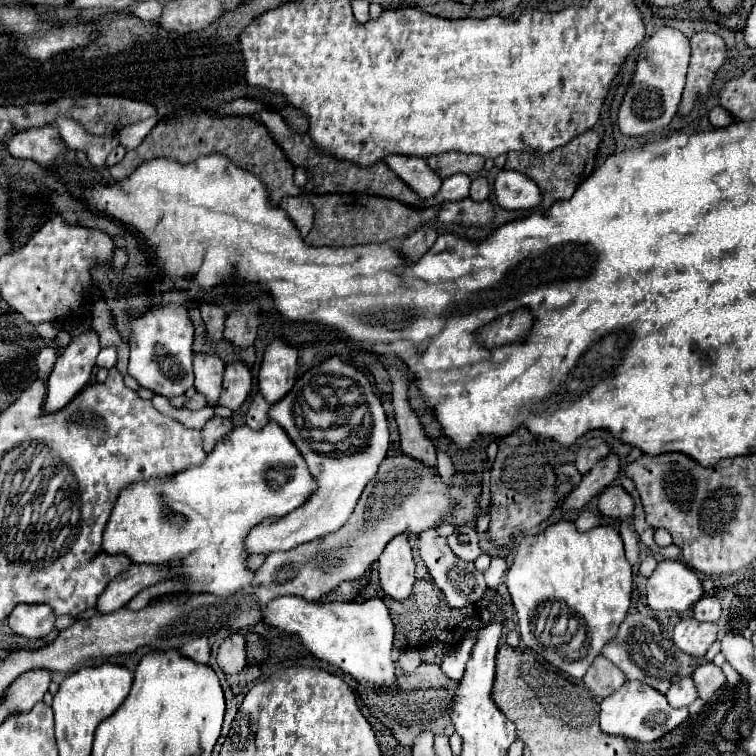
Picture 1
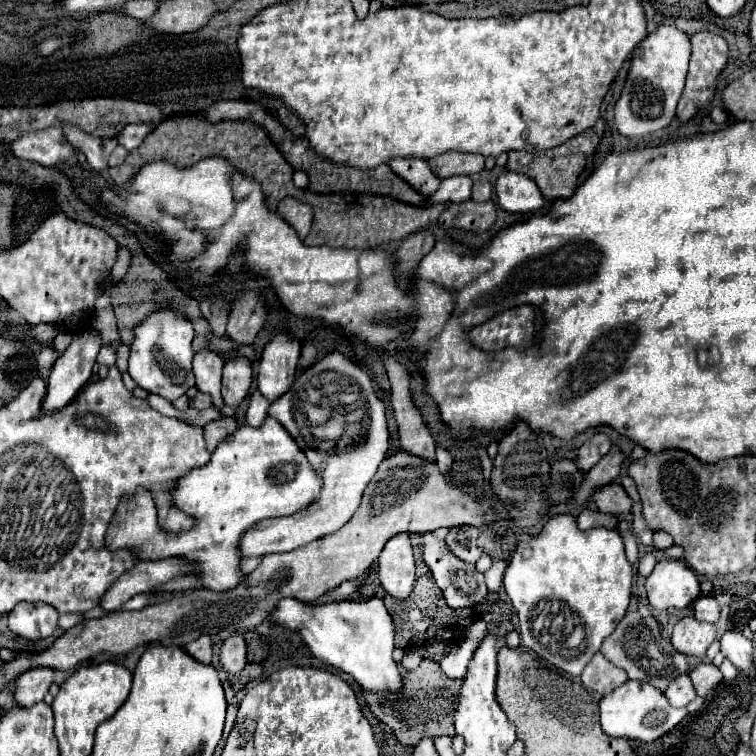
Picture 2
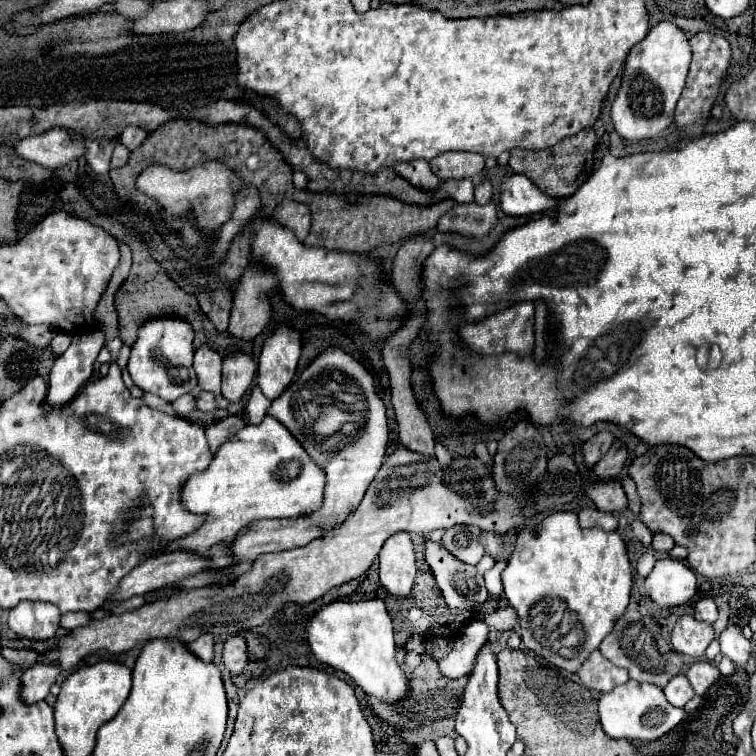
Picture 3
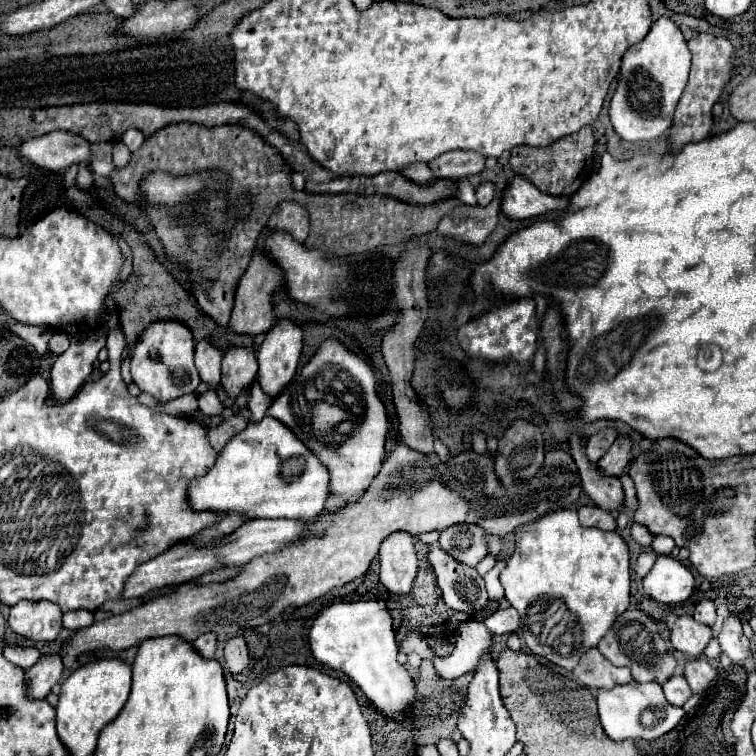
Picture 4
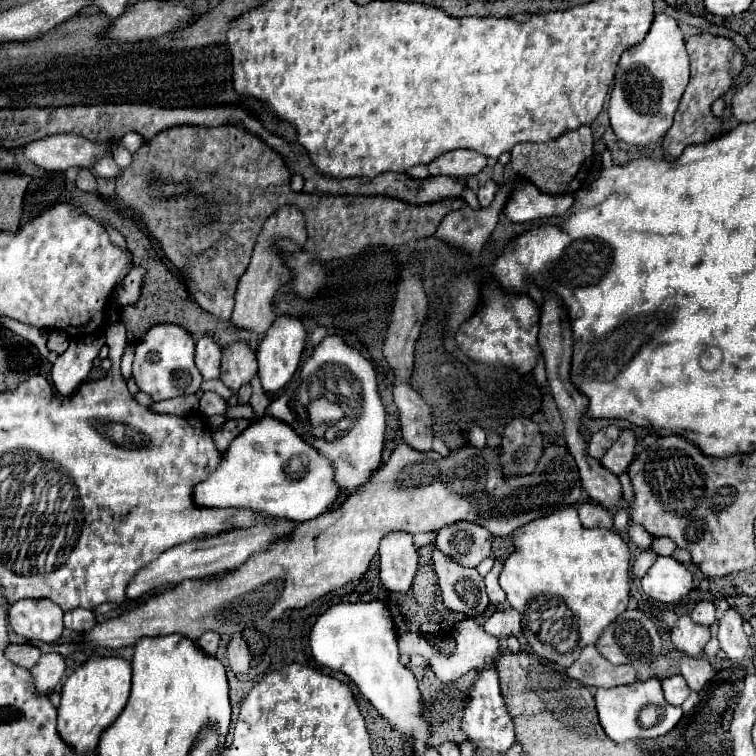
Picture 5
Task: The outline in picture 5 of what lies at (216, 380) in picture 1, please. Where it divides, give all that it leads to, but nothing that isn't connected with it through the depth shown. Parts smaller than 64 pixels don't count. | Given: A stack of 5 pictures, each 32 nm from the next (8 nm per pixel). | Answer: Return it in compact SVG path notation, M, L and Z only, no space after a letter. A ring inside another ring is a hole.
M202 336L196 342L196 368L204 380L216 380L220 376L220 356L222 350L212 336Z

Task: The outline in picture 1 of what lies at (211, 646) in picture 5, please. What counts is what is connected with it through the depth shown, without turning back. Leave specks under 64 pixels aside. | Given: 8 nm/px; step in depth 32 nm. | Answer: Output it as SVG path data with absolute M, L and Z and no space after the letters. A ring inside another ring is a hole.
M204 636L202 638L196 638L196 640L188 642L188 644L184 644L180 648L180 654L186 656L186 658L190 658L190 660L194 660L194 662L198 662L198 664L206 664L208 658L210 658L208 640Z

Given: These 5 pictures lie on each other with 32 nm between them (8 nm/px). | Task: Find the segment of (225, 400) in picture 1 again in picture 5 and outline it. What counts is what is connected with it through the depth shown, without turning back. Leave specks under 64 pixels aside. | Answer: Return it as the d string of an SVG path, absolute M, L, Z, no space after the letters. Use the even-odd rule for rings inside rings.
M236 342L222 350L222 374L220 380L232 390L238 392L240 386L248 384L256 374L256 354L246 342Z

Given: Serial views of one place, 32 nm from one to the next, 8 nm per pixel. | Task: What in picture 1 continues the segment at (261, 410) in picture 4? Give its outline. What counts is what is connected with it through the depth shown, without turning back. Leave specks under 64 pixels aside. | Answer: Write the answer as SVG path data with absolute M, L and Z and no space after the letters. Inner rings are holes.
M256 394L250 402L250 408L246 414L246 424L252 430L262 430L268 424L268 410L270 410L270 404L262 398L262 394Z

